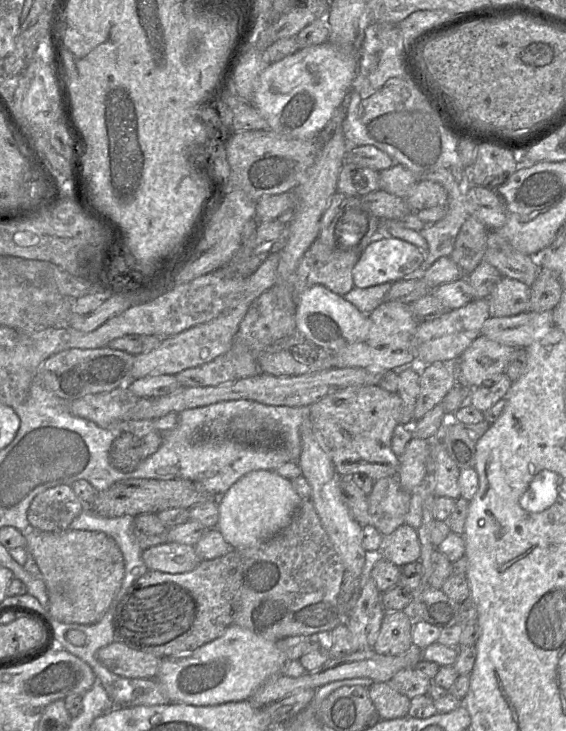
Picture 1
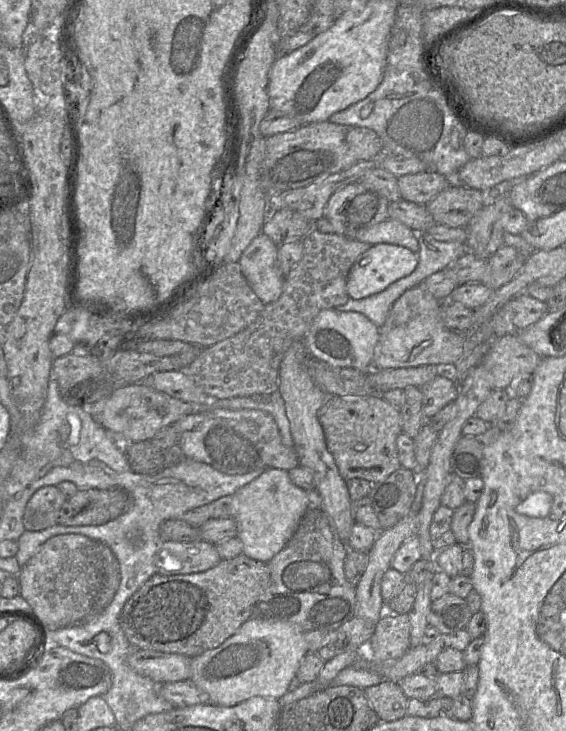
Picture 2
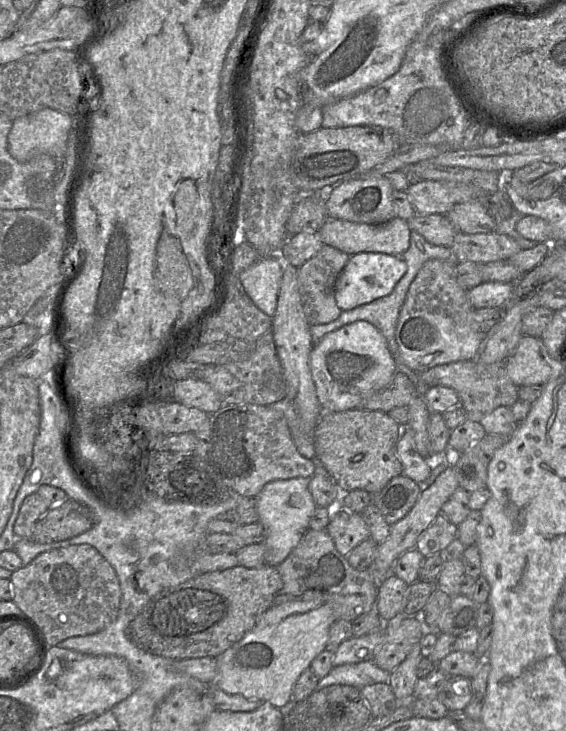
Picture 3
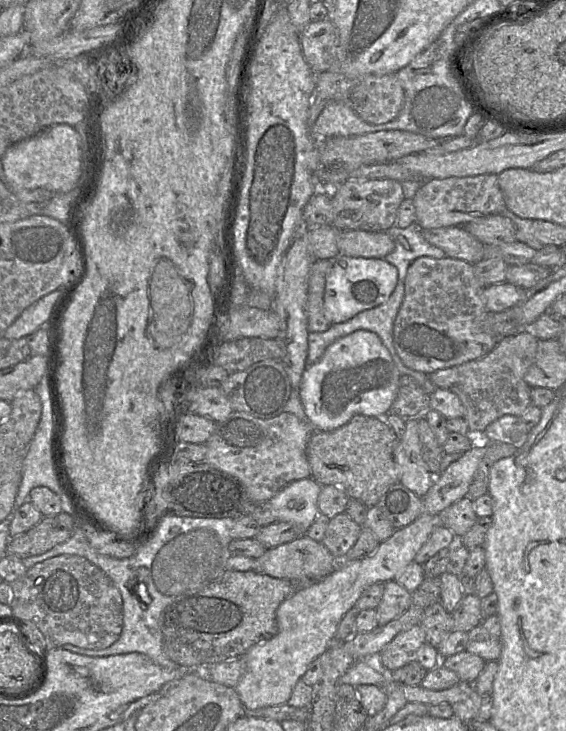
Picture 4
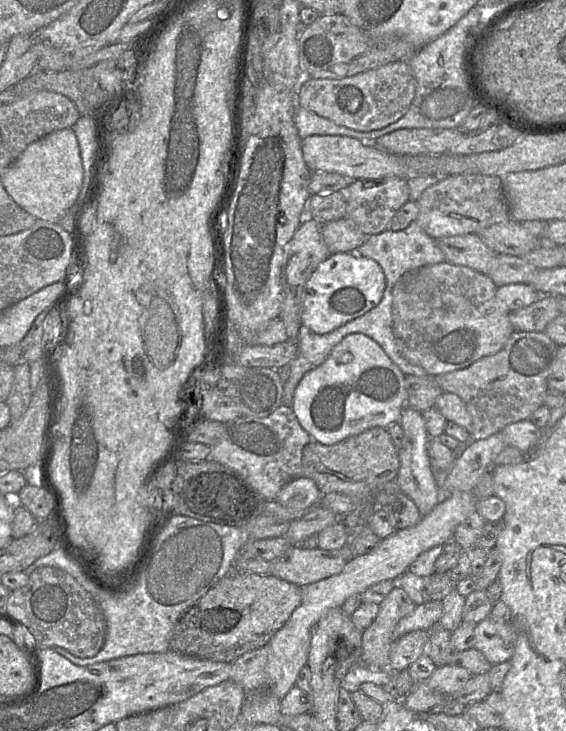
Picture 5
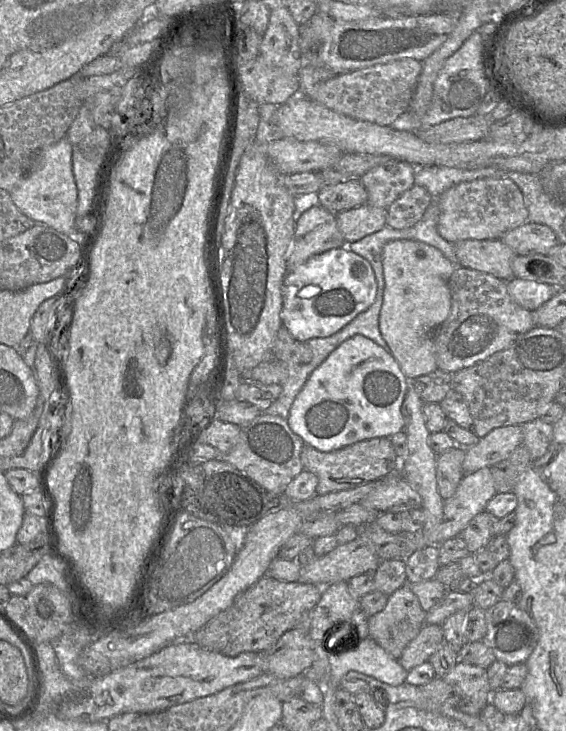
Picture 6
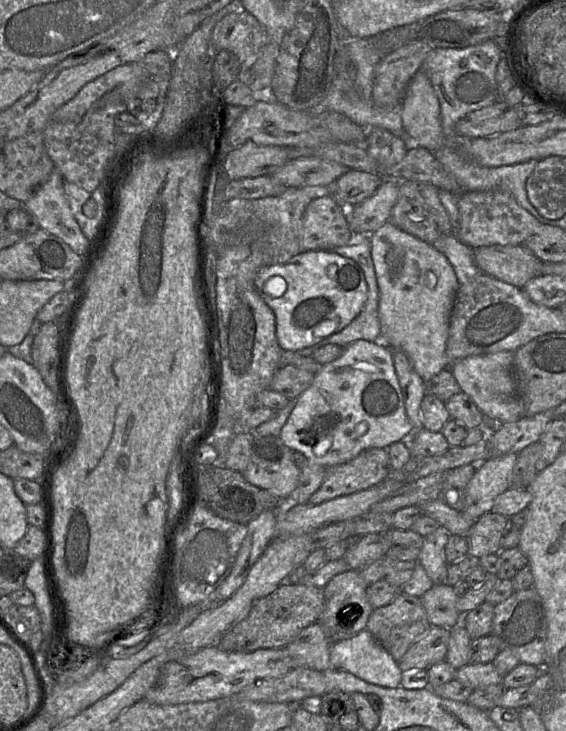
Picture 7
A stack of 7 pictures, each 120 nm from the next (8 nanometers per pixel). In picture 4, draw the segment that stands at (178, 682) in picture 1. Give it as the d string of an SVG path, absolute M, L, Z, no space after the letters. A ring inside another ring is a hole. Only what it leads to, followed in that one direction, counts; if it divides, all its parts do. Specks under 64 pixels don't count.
M422 514L409 525L395 529L392 536L379 543L377 550L371 556L352 562L346 562L345 559L338 560L338 568L323 581L303 589L296 589L286 598L276 612L277 633L271 638L253 645L243 656L245 672L235 686L243 709L256 710L286 704L293 688L307 671L309 665L335 641L339 623L344 615L355 606L361 594L375 583L395 580L414 561L416 554L433 530L441 524L441 515Z

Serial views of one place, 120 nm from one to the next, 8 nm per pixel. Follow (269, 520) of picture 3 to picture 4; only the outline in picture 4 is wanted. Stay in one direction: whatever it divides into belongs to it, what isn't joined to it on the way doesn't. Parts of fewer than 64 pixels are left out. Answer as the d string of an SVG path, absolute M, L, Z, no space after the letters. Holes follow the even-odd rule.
M312 477L296 480L269 500L277 522L290 523L305 534L318 517L318 496L321 485Z

